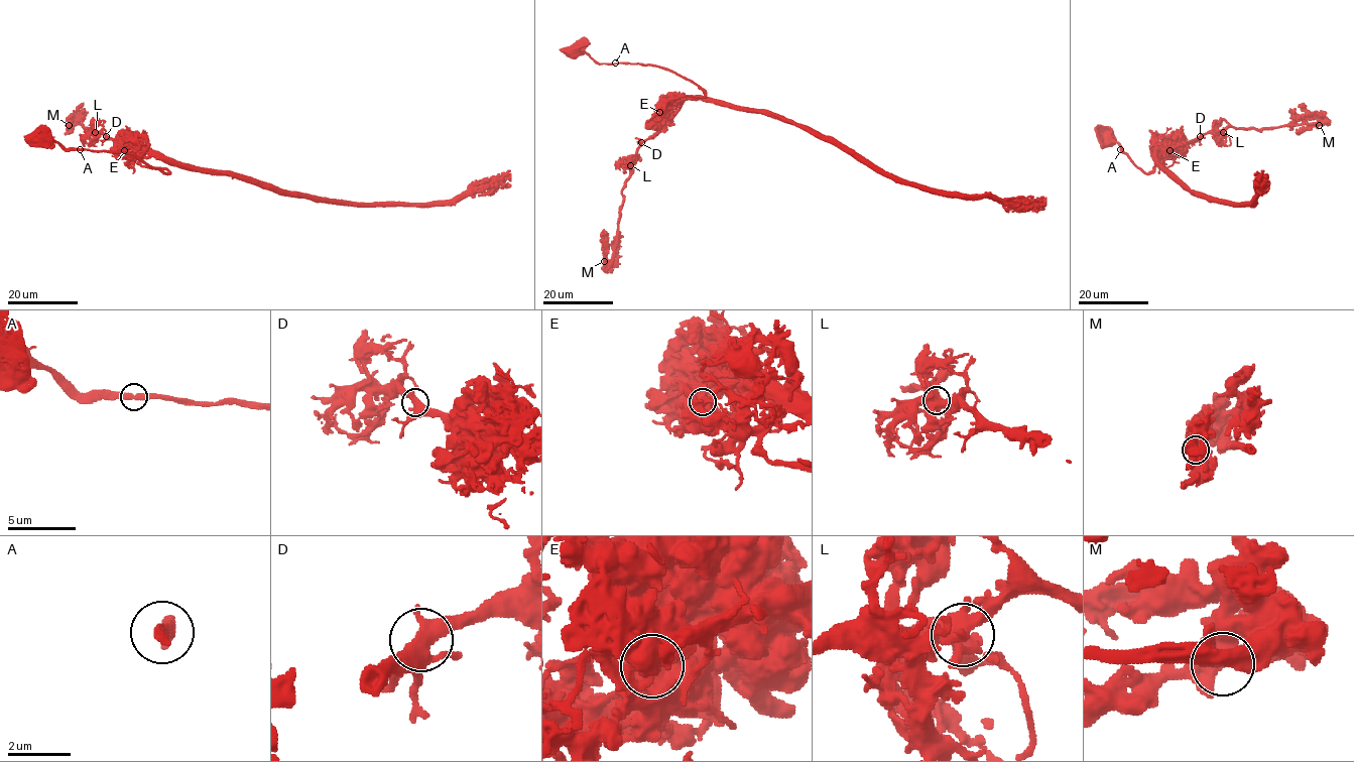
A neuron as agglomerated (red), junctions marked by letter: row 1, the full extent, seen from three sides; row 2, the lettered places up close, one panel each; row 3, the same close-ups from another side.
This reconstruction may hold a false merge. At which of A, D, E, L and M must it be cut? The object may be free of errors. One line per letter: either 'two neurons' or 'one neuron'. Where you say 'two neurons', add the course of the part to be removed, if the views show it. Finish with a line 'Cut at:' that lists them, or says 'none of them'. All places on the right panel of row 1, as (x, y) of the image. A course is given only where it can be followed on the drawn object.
A: one neuron
D: one neuron
E: two neurons | (1171, 151), (1158, 158), (1229, 127), (1263, 129), (1321, 119), (1289, 110)
L: one neuron
M: one neuron
Cut at: E

